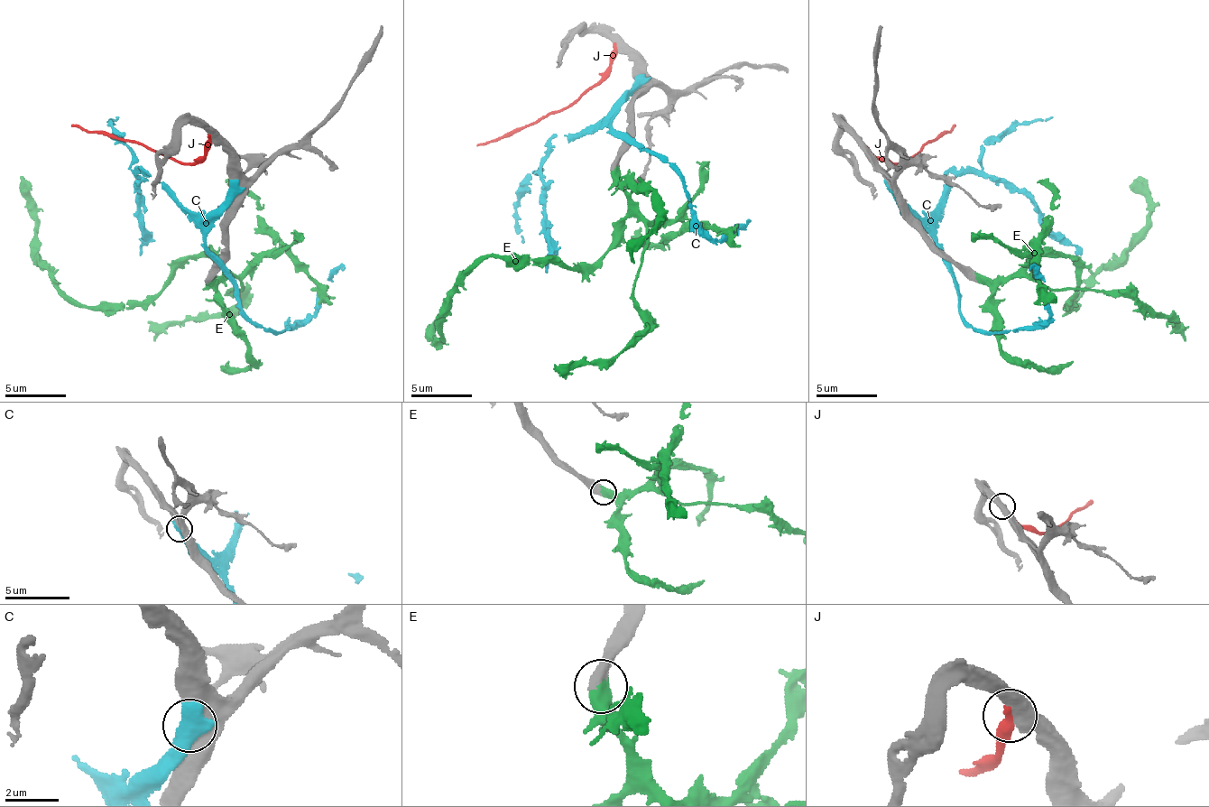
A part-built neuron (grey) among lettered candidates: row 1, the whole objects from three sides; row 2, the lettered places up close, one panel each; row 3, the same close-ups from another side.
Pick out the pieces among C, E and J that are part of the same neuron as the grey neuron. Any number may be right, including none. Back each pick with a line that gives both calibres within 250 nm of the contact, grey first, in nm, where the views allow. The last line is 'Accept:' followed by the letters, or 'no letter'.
E: calibres 480 and 650 nm
Accept: E

